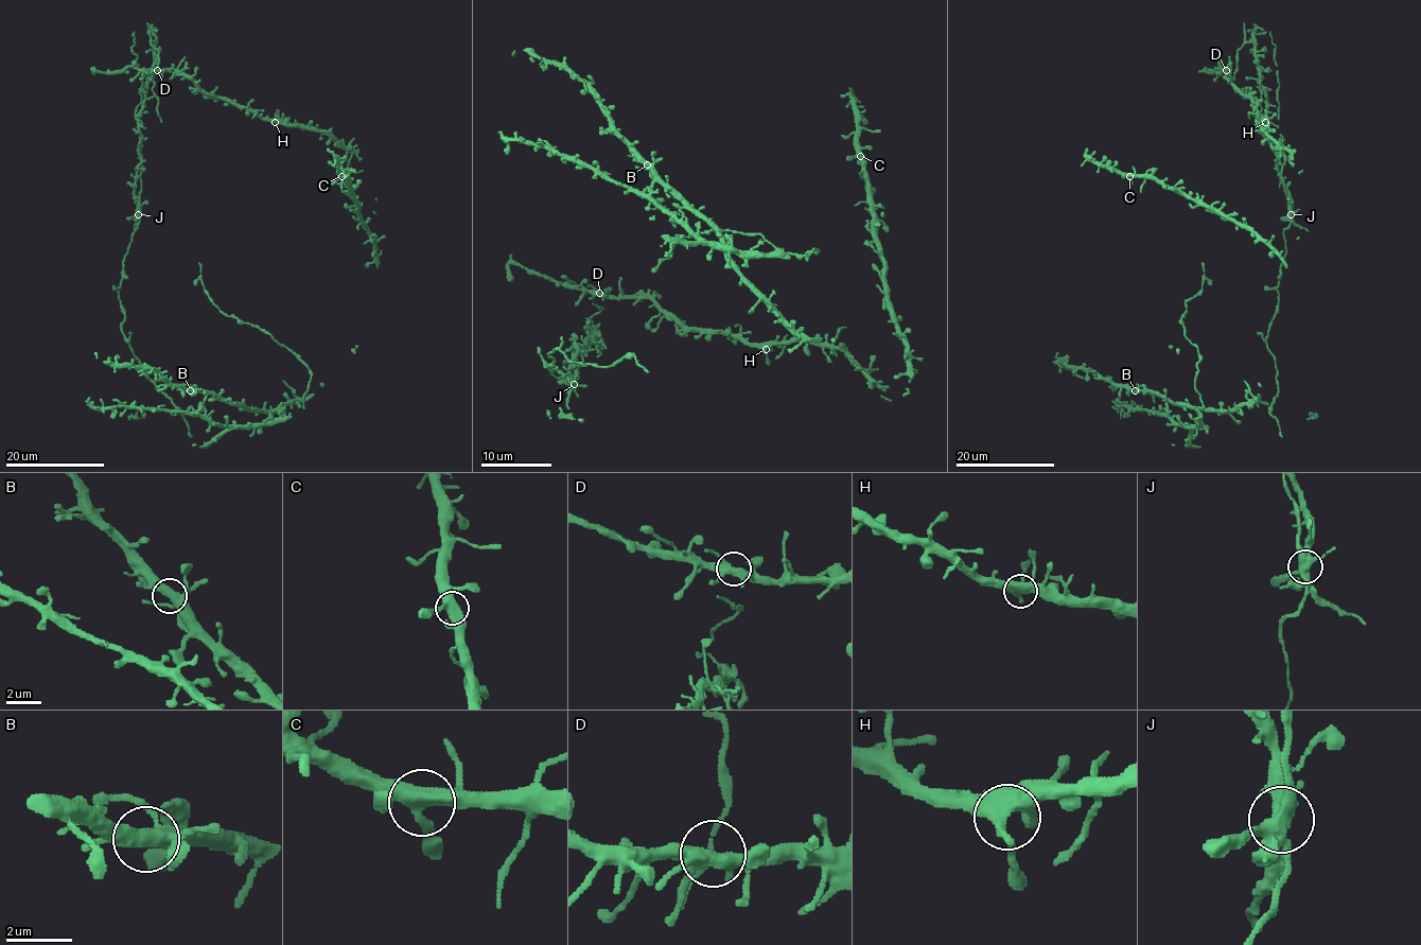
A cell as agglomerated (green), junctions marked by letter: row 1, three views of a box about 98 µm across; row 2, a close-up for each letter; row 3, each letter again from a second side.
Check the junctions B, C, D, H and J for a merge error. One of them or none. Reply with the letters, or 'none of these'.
J

